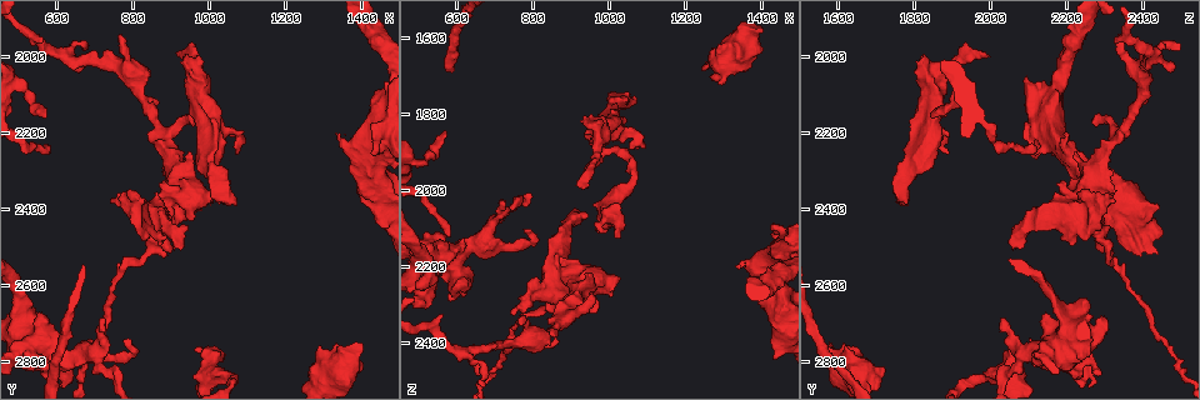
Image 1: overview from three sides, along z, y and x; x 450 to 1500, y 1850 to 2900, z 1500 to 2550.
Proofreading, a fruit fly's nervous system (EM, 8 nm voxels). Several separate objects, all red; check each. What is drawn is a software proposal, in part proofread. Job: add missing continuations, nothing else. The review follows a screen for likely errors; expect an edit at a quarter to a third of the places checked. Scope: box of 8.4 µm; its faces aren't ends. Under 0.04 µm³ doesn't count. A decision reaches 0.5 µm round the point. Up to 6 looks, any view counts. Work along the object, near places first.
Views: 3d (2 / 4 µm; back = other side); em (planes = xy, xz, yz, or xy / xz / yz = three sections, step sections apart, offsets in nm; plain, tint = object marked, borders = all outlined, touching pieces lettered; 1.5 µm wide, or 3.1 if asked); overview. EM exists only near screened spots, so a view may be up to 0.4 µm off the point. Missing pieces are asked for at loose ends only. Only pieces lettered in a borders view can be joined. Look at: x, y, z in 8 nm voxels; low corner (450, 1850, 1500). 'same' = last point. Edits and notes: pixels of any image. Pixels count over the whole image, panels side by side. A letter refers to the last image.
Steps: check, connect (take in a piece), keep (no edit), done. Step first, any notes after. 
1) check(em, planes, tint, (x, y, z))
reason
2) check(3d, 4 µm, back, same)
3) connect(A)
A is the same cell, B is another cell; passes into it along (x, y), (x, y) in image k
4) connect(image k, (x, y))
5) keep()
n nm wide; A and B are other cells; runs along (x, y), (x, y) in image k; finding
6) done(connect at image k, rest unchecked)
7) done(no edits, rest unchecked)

check(em, planes, borders, (1020, 2780, 2125))
an open end

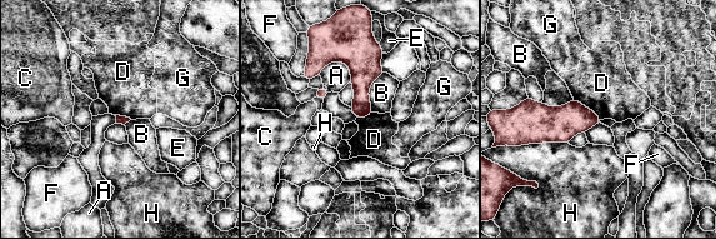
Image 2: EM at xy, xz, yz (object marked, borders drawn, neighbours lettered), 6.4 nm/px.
keep()
A, B, C, D, E, F, G and H are other cells; border along (574, 99), (591, 109), (601, 119) in image 2; no lettered piece goes on from it

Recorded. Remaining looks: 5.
check(3d, 4 µm, (550, 2680, 2140))
thick end

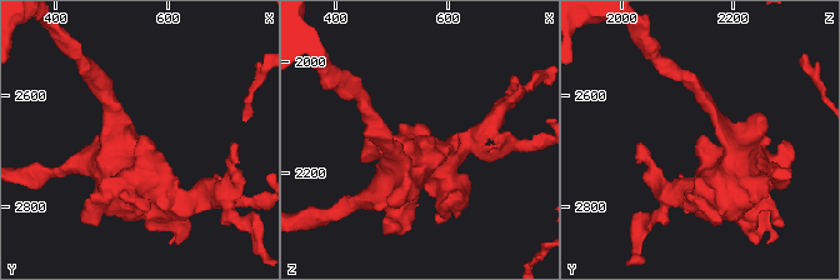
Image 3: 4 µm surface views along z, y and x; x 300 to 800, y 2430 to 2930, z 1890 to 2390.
check(em, planes, plain, (555, 2680, 2140))

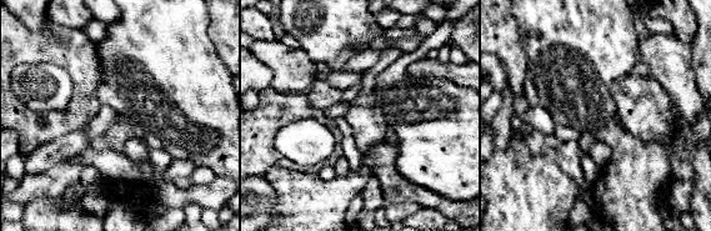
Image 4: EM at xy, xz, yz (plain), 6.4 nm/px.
check(em, planes, borders, same)
what lies round it

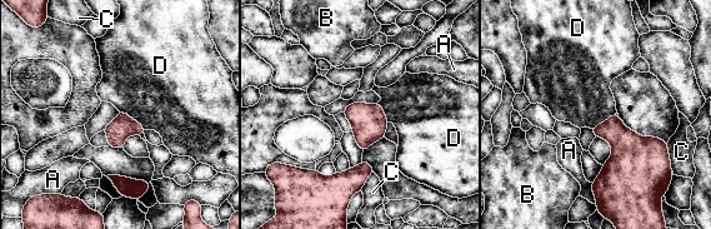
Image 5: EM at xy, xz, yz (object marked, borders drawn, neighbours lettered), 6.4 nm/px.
keep()
D touches over 220 nm; A, B, C and D are other cells; border along (119, 110), (128, 114), (145, 129) in image 5; none of them fits

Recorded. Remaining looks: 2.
check(3d, 2 µm, (1070, 2250, 1890))
an open end

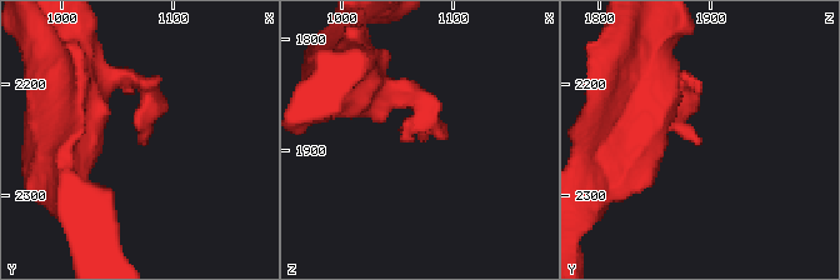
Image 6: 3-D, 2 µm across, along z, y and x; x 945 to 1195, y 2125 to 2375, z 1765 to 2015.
check(em, planes, borders, (1070, 2256, 1886))
need the tissue

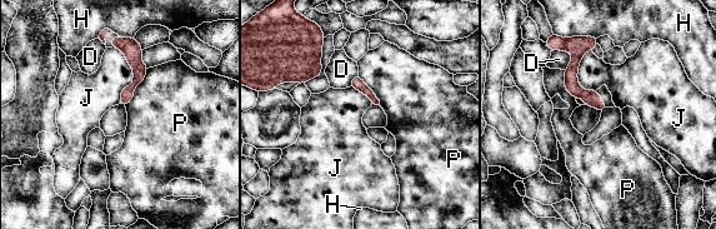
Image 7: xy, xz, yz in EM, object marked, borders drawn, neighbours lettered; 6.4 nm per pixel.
keep()
D, H, J and P are other cells; runs along (574, 44), (572, 84), (601, 106) in image 7; none of them fits

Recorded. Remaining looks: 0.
done(no edits, rest unchecked)

